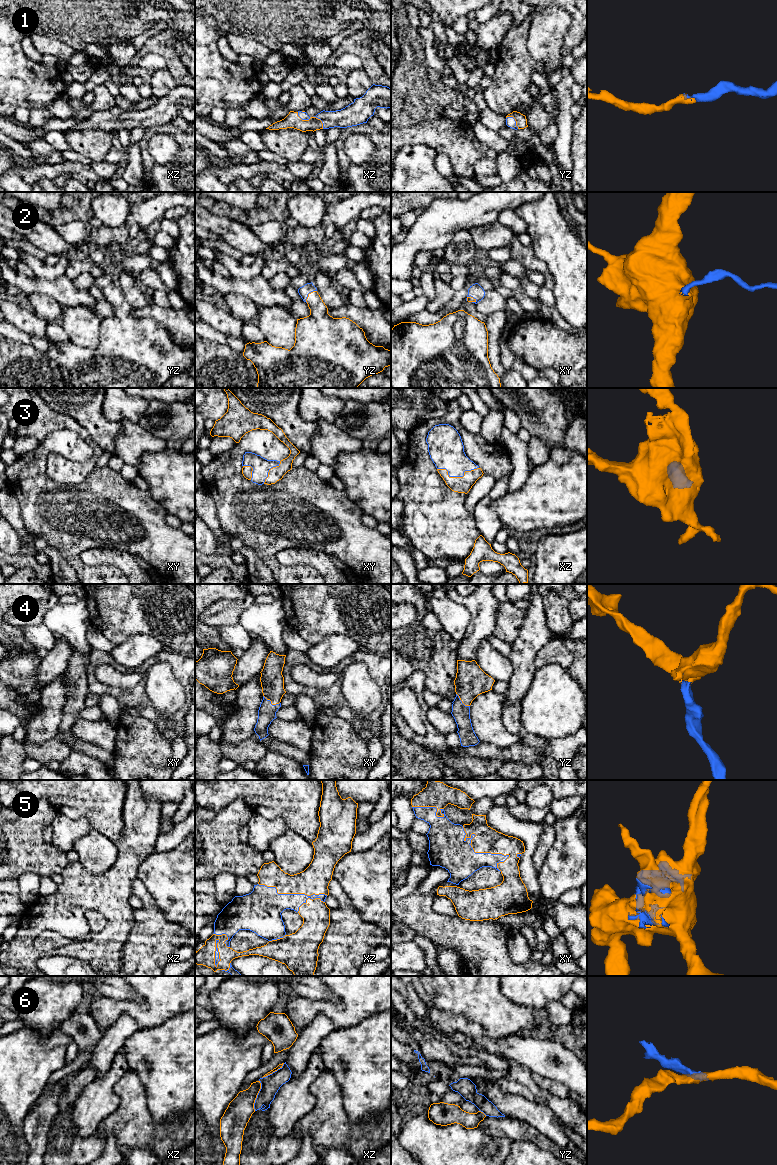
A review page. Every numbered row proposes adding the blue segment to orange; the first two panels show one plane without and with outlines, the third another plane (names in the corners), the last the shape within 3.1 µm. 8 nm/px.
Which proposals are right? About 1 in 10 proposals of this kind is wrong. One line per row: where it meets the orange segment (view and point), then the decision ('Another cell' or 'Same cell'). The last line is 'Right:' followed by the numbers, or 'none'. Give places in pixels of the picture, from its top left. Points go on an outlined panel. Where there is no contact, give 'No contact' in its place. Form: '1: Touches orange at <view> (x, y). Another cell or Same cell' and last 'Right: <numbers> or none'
1: Touches orange at yz (515, 120). Same cell
2: Touches orange at yz (308, 294). Same cell
3: Touches orange at xz (457, 477). Same cell
4: Touches orange at xy (271, 703). Same cell
5: Touches orange at xz (292, 893). Same cell
6: Touches orange at xz (257, 1094). Another cell
Right: 1, 2, 3, 4, 5

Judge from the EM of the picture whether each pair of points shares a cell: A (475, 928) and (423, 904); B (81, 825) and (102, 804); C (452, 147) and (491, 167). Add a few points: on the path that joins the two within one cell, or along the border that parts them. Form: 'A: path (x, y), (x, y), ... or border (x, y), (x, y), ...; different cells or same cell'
A: path (461, 928), (444, 928), (434, 918); same cell
B: border (63, 814), (71, 818), (84, 817), (93, 828); different cells
C: border (484, 155), (476, 162), (475, 175); different cells

